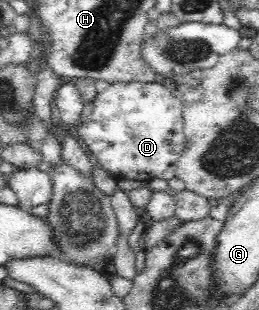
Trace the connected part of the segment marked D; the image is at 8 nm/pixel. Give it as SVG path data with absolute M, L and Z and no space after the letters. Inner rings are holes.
M157 82L114 83L101 91L94 100L92 114L80 121L73 129L75 136L94 163L107 171L116 182L132 180L149 183L153 179L172 180L175 177L176 163L184 152L187 141L184 130L184 106L180 98L172 95L164 84Z

